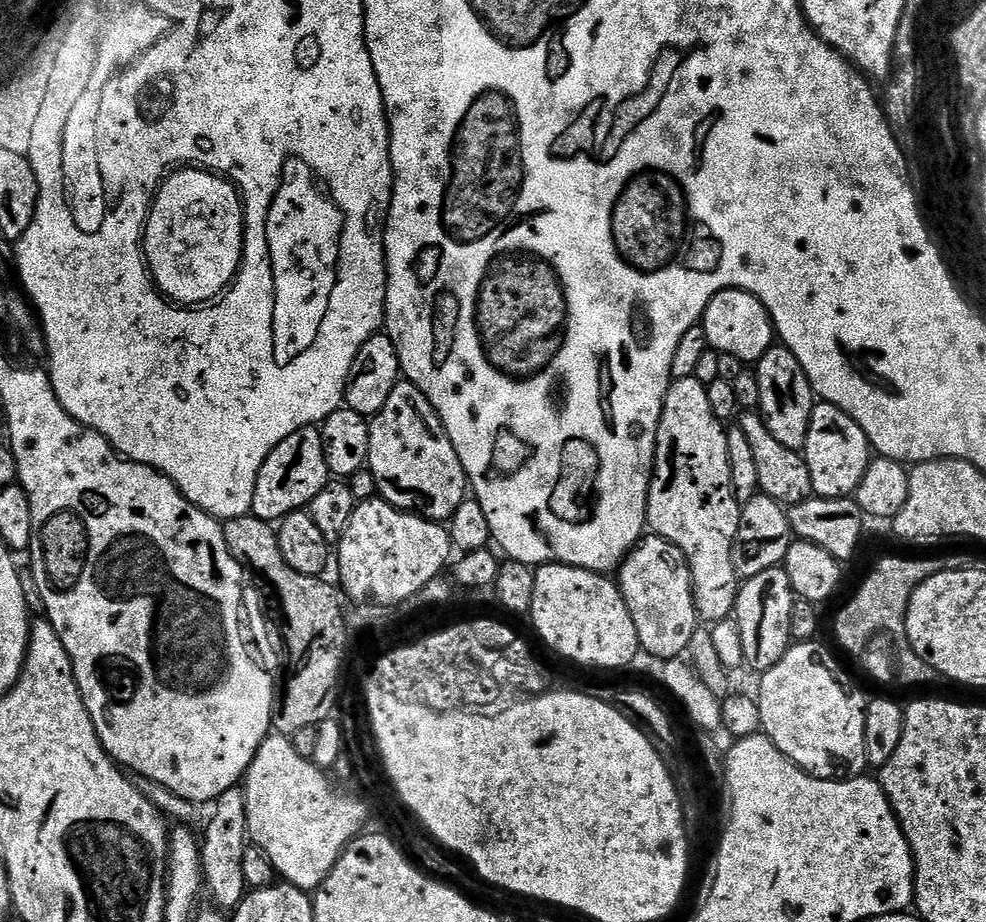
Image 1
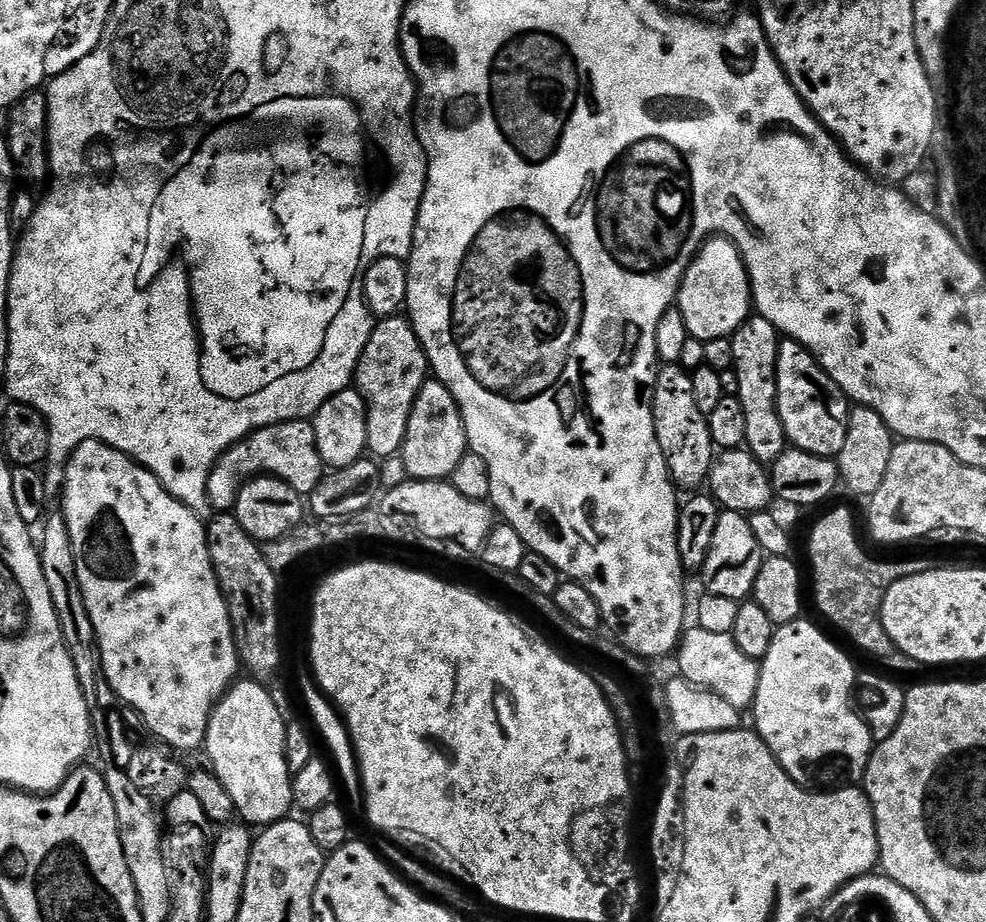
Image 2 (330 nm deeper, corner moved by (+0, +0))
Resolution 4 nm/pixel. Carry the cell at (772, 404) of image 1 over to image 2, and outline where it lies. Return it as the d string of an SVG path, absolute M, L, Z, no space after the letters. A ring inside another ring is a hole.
M759 314L749 315L739 330L730 337L734 346L734 365L738 374L737 398L742 402L742 410L746 413L747 451L765 466L770 466L789 448L788 435L782 426L782 418L778 410L778 350L781 333L766 317Z

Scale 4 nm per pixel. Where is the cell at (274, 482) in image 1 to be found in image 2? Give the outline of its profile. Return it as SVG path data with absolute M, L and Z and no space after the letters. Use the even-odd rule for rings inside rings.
M311 419L271 424L251 432L245 440L239 440L220 455L206 482L208 506L216 514L231 513L244 483L256 476L276 476L308 498L325 475L326 465L318 454L318 442L314 438Z

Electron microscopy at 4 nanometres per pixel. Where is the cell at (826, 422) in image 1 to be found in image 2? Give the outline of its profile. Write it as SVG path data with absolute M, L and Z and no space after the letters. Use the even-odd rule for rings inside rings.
M784 338L778 350L778 410L782 426L793 448L801 448L810 454L839 457L842 445L846 443L850 401L834 378L816 361L812 351L803 348L797 340Z

